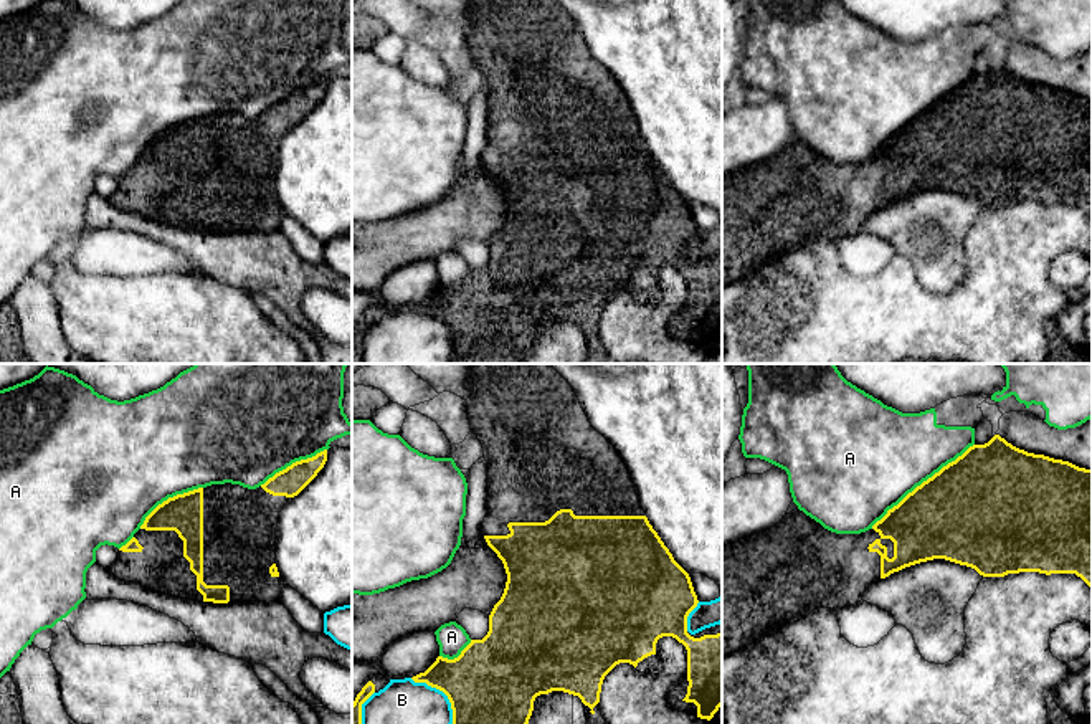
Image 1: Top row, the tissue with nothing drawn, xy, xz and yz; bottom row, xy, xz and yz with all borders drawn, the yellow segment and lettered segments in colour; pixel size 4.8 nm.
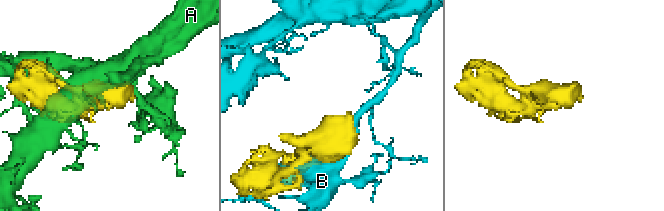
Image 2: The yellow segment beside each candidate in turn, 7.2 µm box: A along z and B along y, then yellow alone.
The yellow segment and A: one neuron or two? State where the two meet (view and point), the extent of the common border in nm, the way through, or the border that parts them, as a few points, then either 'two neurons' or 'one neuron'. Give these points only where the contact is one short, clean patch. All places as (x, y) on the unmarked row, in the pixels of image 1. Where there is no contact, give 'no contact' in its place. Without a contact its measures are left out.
yz (924, 111) | 650 nm | two neurons

